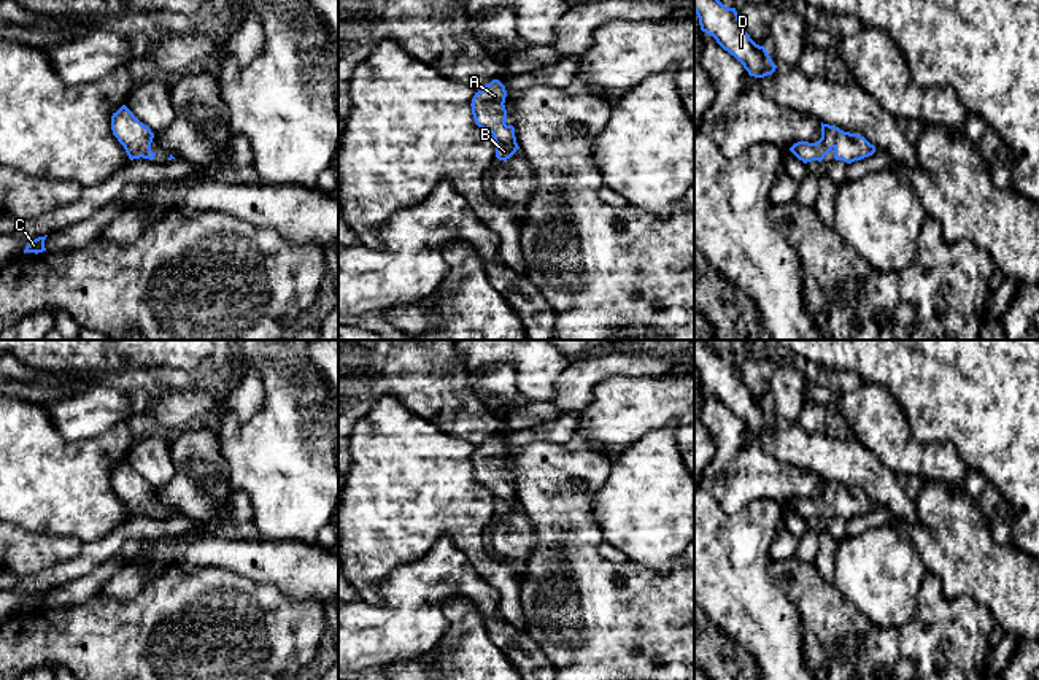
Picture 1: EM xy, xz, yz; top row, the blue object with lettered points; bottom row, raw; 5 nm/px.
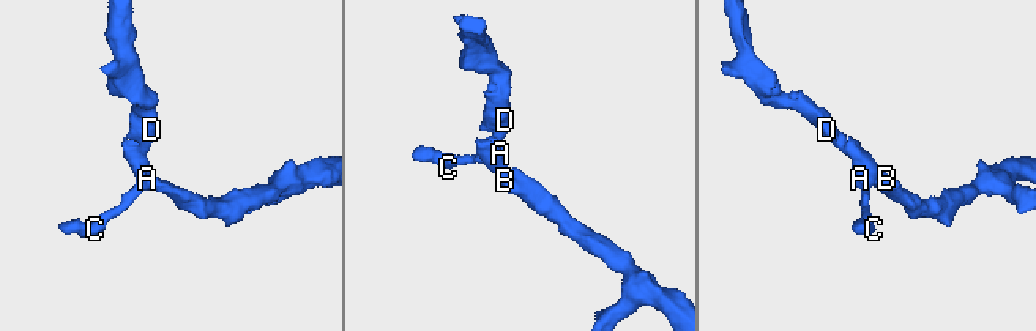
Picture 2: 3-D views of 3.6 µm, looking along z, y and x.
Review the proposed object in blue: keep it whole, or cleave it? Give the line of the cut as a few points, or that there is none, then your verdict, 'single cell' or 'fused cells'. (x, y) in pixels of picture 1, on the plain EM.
cut none; single cell

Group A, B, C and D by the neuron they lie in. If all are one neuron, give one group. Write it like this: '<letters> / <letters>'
A B C D

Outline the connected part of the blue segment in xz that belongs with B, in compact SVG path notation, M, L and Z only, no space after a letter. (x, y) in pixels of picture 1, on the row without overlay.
M492 435L472 454L472 470L475 480L489 488L496 499L496 513L499 516L510 515L518 505L515 483L507 481L505 442L499 435Z

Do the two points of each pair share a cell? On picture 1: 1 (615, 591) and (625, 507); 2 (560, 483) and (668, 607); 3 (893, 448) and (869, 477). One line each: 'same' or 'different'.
1: different
2: same
3: different

